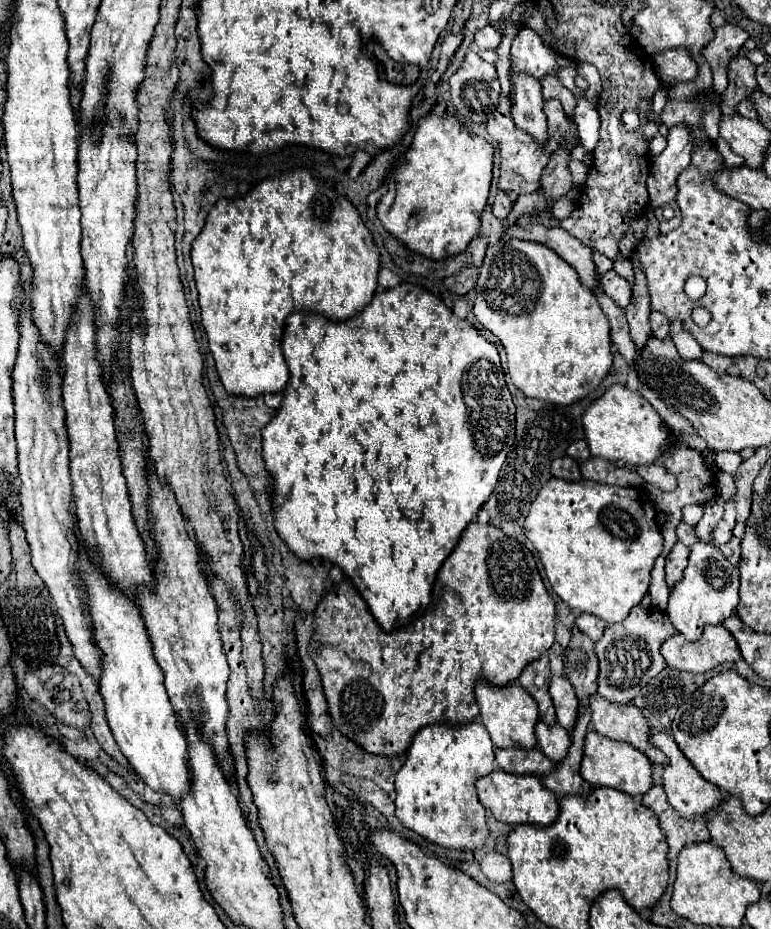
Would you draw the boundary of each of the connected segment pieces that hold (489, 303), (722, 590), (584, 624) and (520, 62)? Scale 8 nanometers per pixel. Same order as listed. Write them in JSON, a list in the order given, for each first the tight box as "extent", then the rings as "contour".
[{"extent":[474,239,612,405],"contour":[[[506,239],[488,247],[476,283],[474,317],[504,347],[512,383],[526,395],[556,405],[572,405],[592,393],[612,367],[610,325],[596,297],[582,287],[578,273],[548,247]]]},{"extent":[666,541,738,641],"contour":[[[698,541],[690,547],[684,579],[670,591],[666,613],[672,625],[688,641],[698,641],[706,625],[720,625],[734,613],[738,605],[738,585],[738,569],[720,553],[720,549],[710,543]]]},{"extent":[576,613,606,641],"contour":[[[580,613],[578,619],[576,619],[576,627],[586,633],[592,641],[598,641],[606,629],[606,621],[594,617],[594,615],[588,615],[588,613]]]},{"extent":[510,27,558,79],"contour":[[[528,27],[520,29],[518,35],[514,37],[510,61],[512,61],[510,79],[514,73],[534,75],[536,79],[558,73],[556,53],[544,45],[542,37],[536,31],[532,31]]]}]

